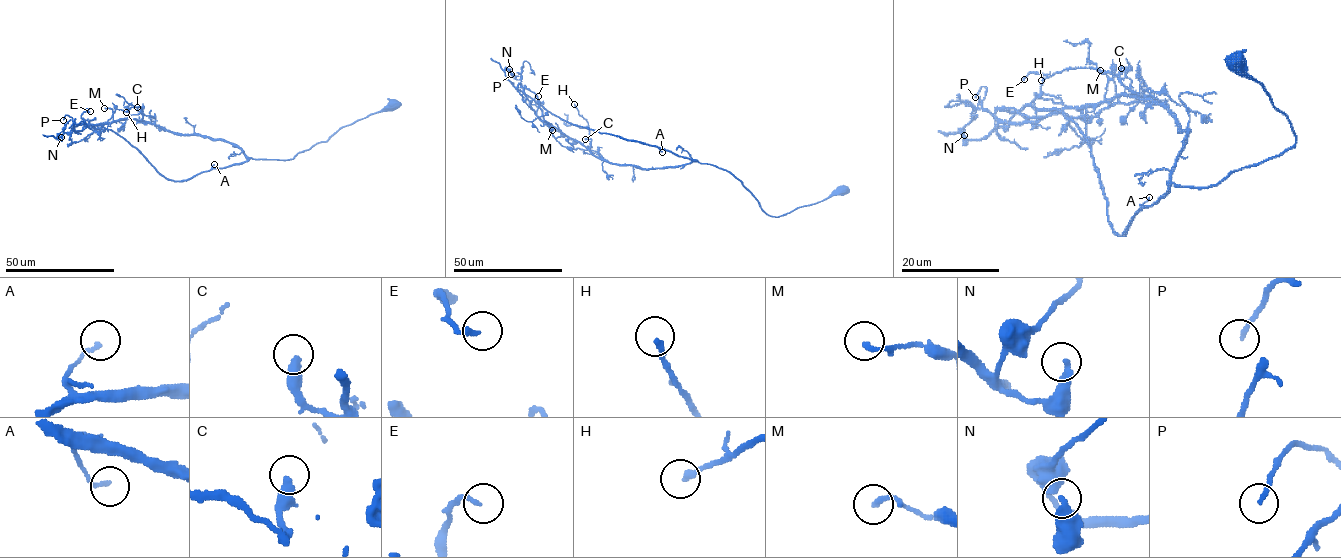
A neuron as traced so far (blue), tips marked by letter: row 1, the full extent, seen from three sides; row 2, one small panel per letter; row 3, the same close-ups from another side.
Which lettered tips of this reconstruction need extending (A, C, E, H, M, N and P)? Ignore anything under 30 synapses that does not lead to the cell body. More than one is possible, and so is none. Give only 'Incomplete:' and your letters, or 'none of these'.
Incomplete: none of these

